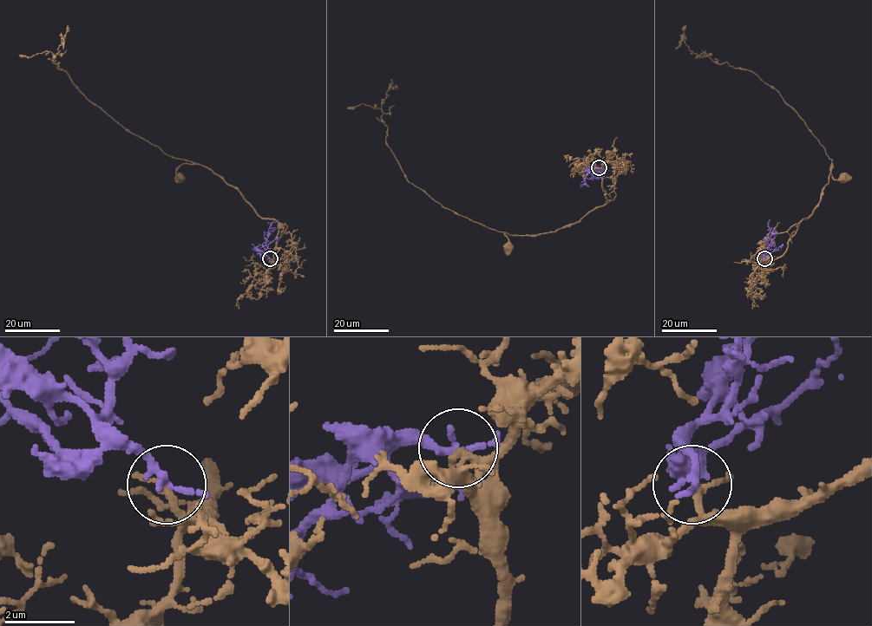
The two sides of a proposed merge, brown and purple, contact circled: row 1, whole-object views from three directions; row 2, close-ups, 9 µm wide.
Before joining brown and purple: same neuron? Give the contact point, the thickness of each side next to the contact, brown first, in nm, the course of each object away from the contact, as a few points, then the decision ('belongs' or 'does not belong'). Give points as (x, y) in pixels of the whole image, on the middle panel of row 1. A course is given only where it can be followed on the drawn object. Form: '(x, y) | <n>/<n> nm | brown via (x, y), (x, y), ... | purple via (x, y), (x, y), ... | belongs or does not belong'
(599, 167) | 170/200 nm | brown via (599, 167), (606, 201), (603, 205), (596, 206), (574, 224), (553, 231), (529, 235), (506, 233), (508, 246) | purple via (599, 167), (594, 167), (592, 173), (606, 172) | belongs

